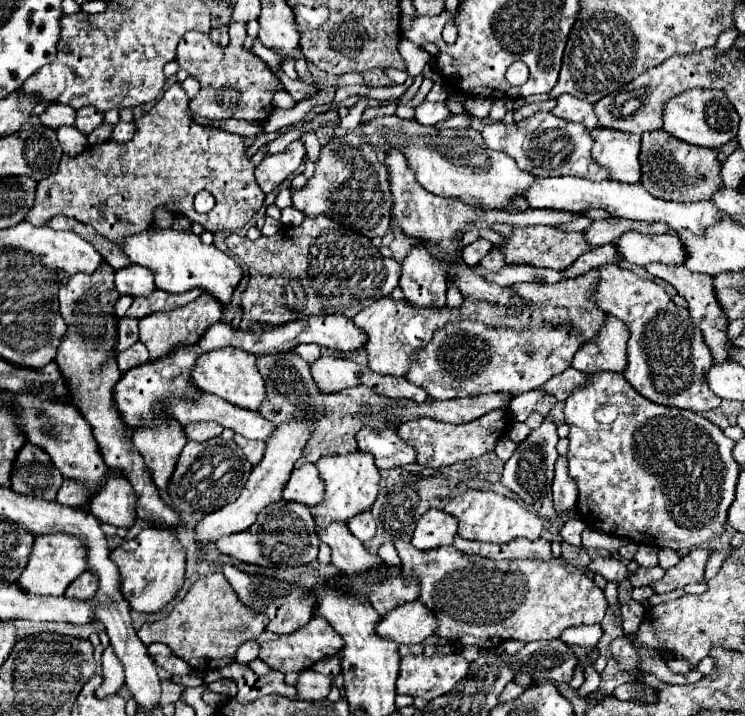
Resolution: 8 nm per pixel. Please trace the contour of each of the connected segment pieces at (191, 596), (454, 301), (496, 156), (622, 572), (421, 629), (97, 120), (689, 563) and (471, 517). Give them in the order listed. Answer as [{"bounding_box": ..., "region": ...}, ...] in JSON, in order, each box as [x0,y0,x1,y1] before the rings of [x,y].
[{"bounding_box":[138,572,268,672],"region":[[[214,572],[196,580],[196,584],[188,590],[184,600],[178,602],[166,618],[154,624],[144,624],[138,632],[138,638],[146,646],[162,642],[170,646],[178,658],[188,662],[192,670],[210,672],[234,662],[234,654],[240,648],[240,644],[248,640],[258,640],[266,626],[268,618],[242,604],[226,576],[222,572]]]},{"bounding_box":[446,280,463,308],"region":[[[448,280],[447,283],[446,294],[447,294],[446,305],[449,308],[460,308],[463,302],[462,295],[458,292],[458,289],[456,288],[453,282],[450,282],[450,280]]]},{"bounding_box":[360,116,536,210],"region":[[[398,116],[374,118],[360,126],[364,138],[378,150],[406,144],[406,158],[416,170],[418,182],[432,194],[444,198],[458,198],[468,206],[484,210],[504,210],[514,198],[524,198],[528,188],[536,182],[532,174],[518,168],[518,164],[496,150],[490,150],[478,130],[436,130],[422,126],[416,120],[402,120]]]},{"bounding_box":[588,558,628,582],"region":[[[596,558],[596,560],[590,562],[588,570],[590,572],[598,572],[606,580],[612,580],[612,582],[620,582],[620,580],[624,580],[628,576],[626,566],[620,560],[616,560],[616,558]]]},{"bounding_box":[376,600,438,644],"region":[[[414,600],[382,616],[376,624],[376,634],[396,644],[420,644],[434,634],[436,626],[438,624],[434,622],[430,610],[426,610],[426,606]]]},{"bounding_box":[74,106,104,136],"region":[[[92,106],[76,110],[76,122],[74,128],[78,128],[84,136],[88,136],[94,128],[98,128],[104,120],[104,114],[98,114],[98,110],[94,110]]]},{"bounding_box":[652,548,710,594],"region":[[[694,548],[690,554],[686,554],[676,566],[666,570],[666,576],[658,582],[652,584],[652,588],[658,594],[672,592],[676,588],[684,588],[686,584],[702,582],[704,580],[704,566],[708,560],[710,552],[704,548]]]},{"bounding_box":[444,490,542,544],"region":[[[468,490],[462,496],[452,498],[444,506],[444,512],[458,520],[458,536],[466,538],[466,540],[506,544],[506,542],[512,542],[516,538],[538,540],[542,534],[542,520],[532,510],[528,510],[526,506],[514,502],[512,498],[500,496],[496,492]]]}]

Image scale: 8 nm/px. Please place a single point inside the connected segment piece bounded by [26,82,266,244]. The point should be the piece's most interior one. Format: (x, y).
(114, 187)

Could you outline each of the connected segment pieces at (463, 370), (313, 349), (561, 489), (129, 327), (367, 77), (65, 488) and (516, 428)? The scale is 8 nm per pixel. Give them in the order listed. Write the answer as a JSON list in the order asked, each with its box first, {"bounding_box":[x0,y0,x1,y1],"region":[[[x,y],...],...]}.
[{"bounding_box":[408,322,578,400],"region":[[[454,322],[446,324],[446,328],[438,330],[434,338],[430,340],[430,346],[426,350],[418,352],[410,370],[408,380],[420,388],[426,390],[426,394],[432,400],[454,400],[462,396],[480,396],[490,392],[518,392],[524,394],[528,390],[534,390],[542,386],[542,382],[550,380],[554,374],[560,374],[562,370],[570,368],[570,362],[578,350],[578,334],[566,332],[566,328],[552,328],[544,326],[538,330],[502,330],[502,328],[488,328],[480,322]]]},{"bounding_box":[292,344,320,364],"region":[[[300,344],[292,350],[296,356],[300,356],[302,360],[306,360],[308,364],[316,362],[320,358],[320,346],[314,346],[314,344]]]},{"bounding_box":[552,456,578,514],"region":[[[560,456],[556,460],[556,476],[554,476],[552,492],[554,492],[556,514],[566,512],[566,510],[572,510],[576,506],[578,488],[574,486],[574,482],[570,482],[570,476],[566,474],[566,458],[564,456]]]},{"bounding_box":[116,318,138,354],"region":[[[120,318],[118,320],[118,342],[116,342],[116,354],[122,350],[128,350],[132,344],[138,342],[138,320],[136,318]]]},{"bounding_box":[362,68,396,88],"region":[[[374,68],[374,70],[366,70],[362,72],[362,80],[368,88],[376,88],[376,86],[396,86],[382,68]]]},{"bounding_box":[56,480,88,508],"region":[[[64,480],[62,488],[58,490],[56,502],[64,504],[64,506],[72,506],[72,508],[80,508],[82,504],[86,504],[88,500],[88,492],[82,484],[72,482],[72,480]]]},{"bounding_box":[508,422,530,444],"region":[[[514,422],[512,428],[508,430],[508,438],[514,440],[516,444],[518,444],[518,442],[524,442],[528,434],[530,434],[530,428],[528,428],[526,424],[520,424],[520,422]]]}]

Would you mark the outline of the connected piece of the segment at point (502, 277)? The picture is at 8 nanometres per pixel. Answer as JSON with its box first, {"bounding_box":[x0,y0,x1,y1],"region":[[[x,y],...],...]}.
{"bounding_box":[474,266,562,286],"region":[[[474,266],[474,270],[482,270],[492,282],[498,282],[500,286],[512,286],[516,282],[532,282],[532,280],[546,280],[546,282],[560,282],[562,276],[556,270],[546,268],[534,268],[534,266],[506,266],[496,274],[490,274],[482,266]]]}

